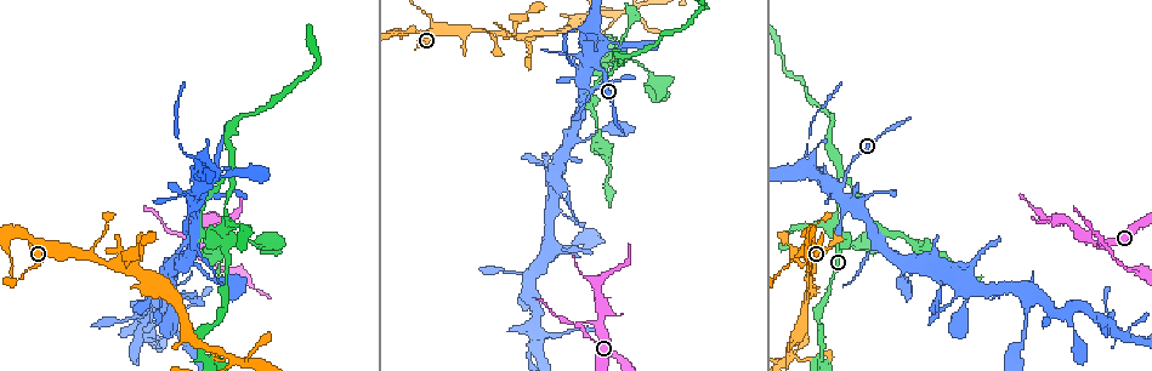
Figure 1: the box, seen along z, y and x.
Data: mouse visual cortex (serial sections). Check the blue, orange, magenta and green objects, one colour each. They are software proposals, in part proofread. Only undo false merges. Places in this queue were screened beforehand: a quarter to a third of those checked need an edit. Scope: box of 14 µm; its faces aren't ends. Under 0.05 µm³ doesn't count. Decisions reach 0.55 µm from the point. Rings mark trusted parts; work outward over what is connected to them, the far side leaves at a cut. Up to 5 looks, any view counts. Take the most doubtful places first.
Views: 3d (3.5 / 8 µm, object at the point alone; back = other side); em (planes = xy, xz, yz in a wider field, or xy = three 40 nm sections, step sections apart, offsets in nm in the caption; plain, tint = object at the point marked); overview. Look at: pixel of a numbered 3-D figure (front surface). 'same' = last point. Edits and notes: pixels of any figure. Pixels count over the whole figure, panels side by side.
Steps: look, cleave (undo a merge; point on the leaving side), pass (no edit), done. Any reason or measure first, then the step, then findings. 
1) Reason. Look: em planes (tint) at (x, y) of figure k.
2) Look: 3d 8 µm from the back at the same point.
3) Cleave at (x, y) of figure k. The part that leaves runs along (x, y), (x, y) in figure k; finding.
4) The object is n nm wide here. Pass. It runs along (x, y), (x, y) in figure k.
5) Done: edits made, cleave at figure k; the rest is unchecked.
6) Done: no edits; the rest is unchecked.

Three arms meet. Look: em xy step 2 (tint) at (837, 174) of figure 1.

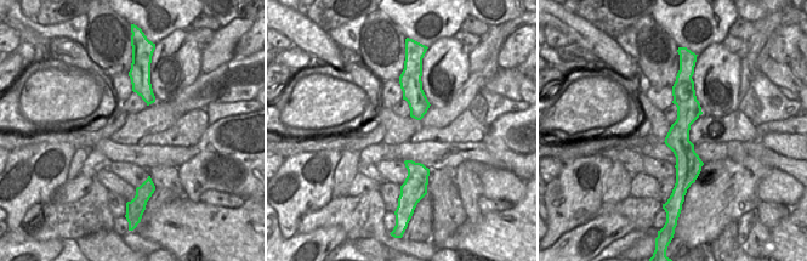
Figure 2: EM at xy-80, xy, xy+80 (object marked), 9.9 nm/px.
Wider look. Look: 3d 3.5 µm at the same point.

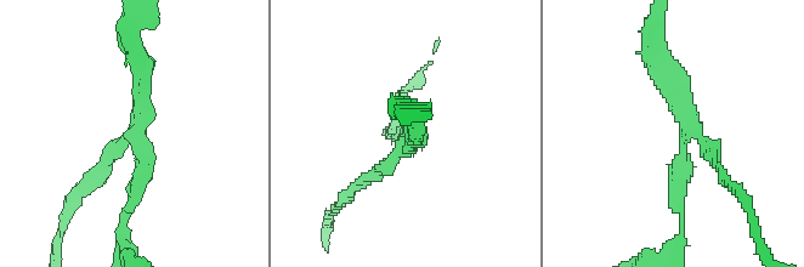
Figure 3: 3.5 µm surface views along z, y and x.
The arms are 150, 200, 250 nm wide. Pass. It runs along (398, 134), (414, 137), (358, 183) in figure 3; one cell here.

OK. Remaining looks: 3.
Abrupt turn. Look: 3d 8 µm at (1103, 244) of figure 1.

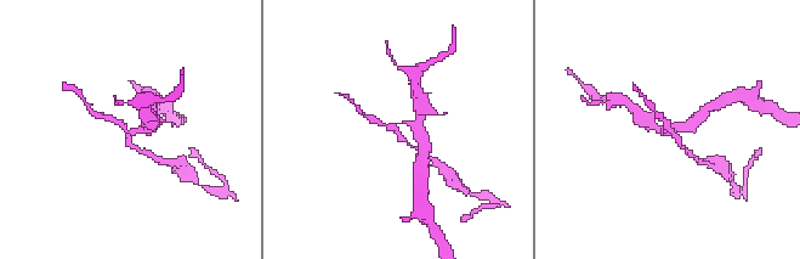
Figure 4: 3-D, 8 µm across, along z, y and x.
Zoom in. Look: 3d 3.5 µm at (396, 126) of figure 4.

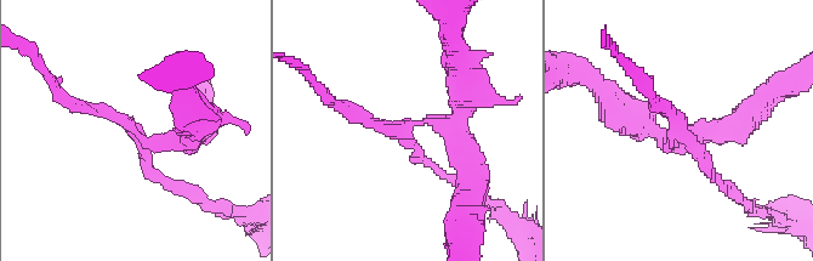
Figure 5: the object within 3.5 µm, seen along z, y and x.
Look: em xy step 3 (tint) at (134, 131) of figure 5.

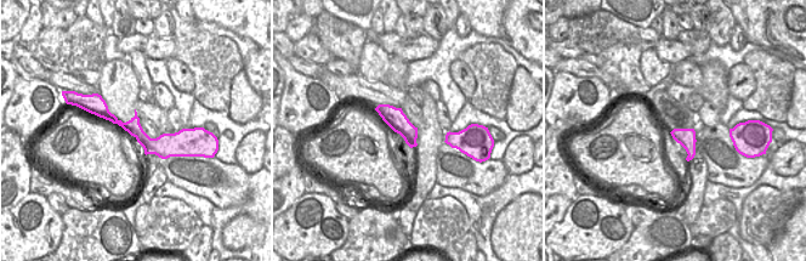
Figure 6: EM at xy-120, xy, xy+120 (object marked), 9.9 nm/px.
Cleave at (704, 168) of figure 5. A border runs along (154, 138), (141, 145) in figure 6; two cells meet here.

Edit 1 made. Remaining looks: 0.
Done: edits made, cleave at figure 5; the rest is unchecked.

